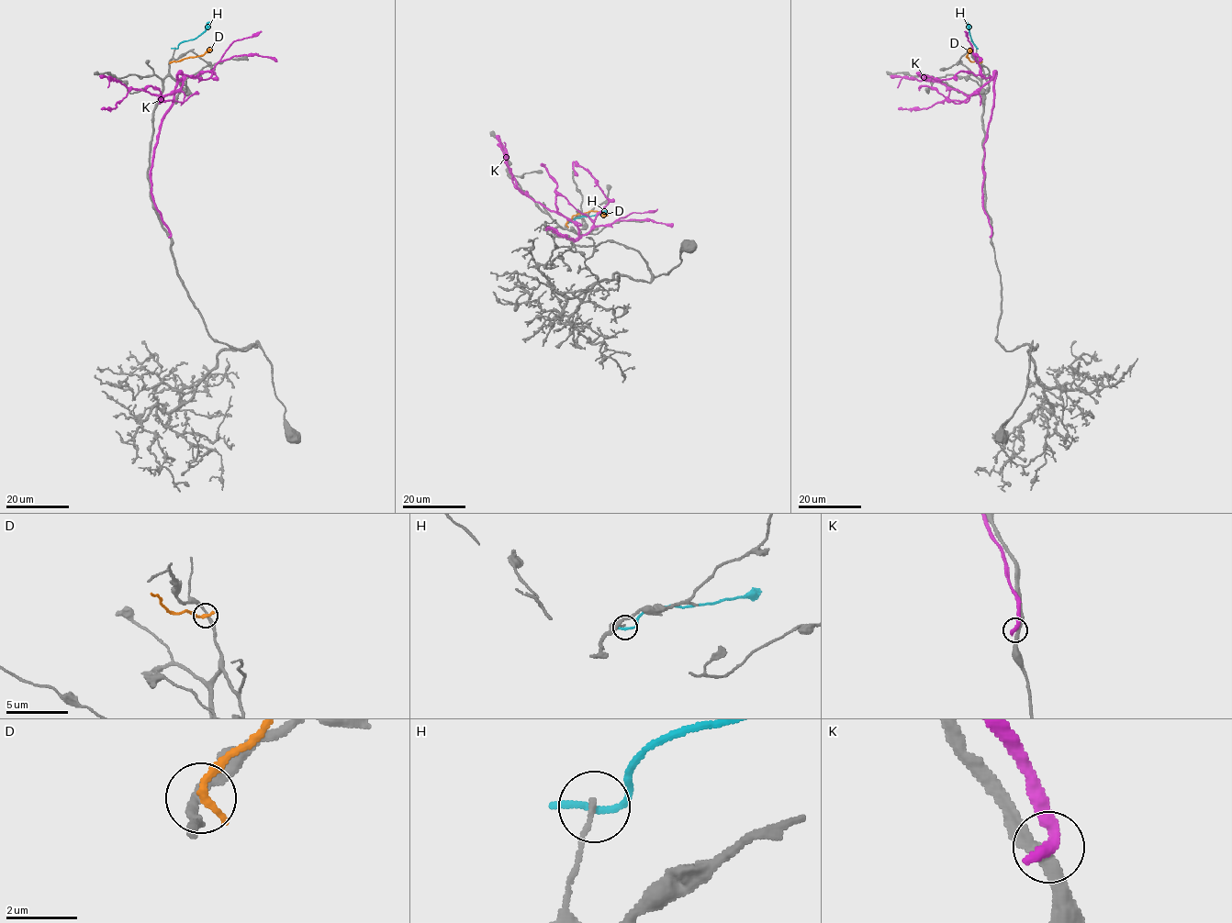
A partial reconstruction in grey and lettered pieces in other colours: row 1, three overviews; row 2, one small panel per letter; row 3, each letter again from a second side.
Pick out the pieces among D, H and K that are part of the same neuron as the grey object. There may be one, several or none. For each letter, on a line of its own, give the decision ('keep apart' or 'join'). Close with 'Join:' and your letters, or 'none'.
D: keep apart
H: keep apart
K: keep apart
Join: none

